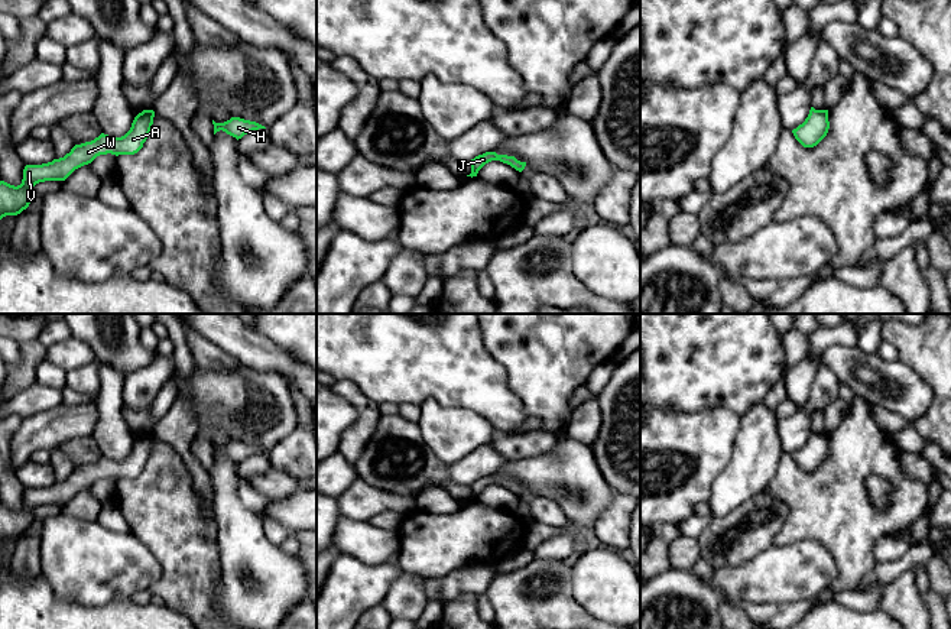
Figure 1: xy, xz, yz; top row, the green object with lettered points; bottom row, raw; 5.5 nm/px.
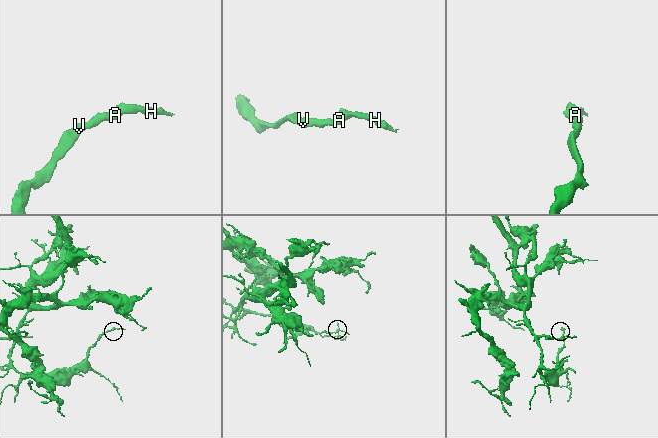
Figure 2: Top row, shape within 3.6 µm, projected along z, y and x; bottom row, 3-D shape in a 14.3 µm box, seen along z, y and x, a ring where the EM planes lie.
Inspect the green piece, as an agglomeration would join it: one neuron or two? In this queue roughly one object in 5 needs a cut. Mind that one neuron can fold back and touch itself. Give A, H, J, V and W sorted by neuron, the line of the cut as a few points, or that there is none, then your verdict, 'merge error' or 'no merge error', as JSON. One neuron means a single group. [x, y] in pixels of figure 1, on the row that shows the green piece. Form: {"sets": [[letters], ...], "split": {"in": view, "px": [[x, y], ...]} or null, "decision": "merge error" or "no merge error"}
{"sets": [["A", "H", "J", "V", "W"]], "split": null, "decision": "no merge error"}

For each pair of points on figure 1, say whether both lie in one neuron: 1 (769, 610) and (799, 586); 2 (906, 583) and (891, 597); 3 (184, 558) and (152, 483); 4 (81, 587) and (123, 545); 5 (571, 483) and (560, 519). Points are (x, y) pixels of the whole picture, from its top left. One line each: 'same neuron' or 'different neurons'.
1: different neurons
2: same neuron
3: same neuron
4: same neuron
5: different neurons

